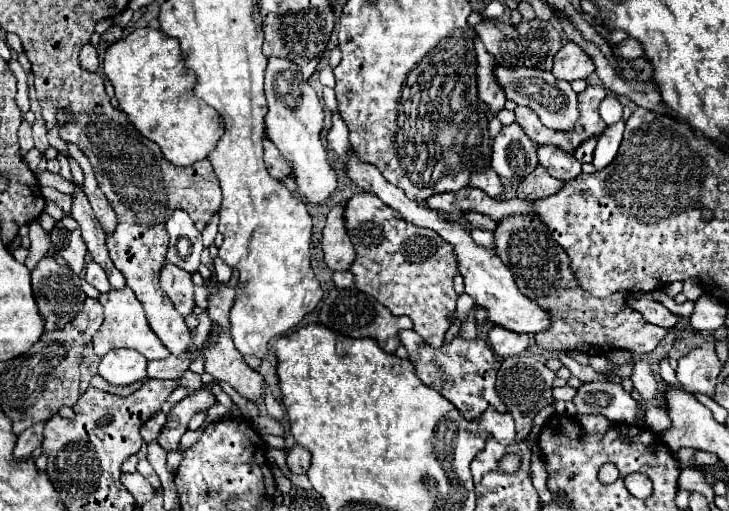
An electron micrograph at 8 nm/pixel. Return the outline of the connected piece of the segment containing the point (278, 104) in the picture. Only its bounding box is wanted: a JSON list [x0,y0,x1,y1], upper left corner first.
[265,56,337,204]

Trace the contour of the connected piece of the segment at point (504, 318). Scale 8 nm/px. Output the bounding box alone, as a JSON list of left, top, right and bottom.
[347,150,551,334]

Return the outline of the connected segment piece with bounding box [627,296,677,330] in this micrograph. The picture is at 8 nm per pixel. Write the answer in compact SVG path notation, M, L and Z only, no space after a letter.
M643 296L643 298L629 298L627 300L627 304L633 308L633 310L637 310L637 312L641 312L643 314L643 318L647 320L647 322L651 322L651 324L655 324L655 326L661 326L661 328L675 328L675 324L677 324L677 316L675 314L671 314L665 306L661 306L659 302L655 302L655 300L651 300L651 296Z

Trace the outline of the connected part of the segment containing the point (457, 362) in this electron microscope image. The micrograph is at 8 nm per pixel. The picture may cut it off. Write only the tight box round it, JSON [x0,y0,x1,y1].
[399,330,505,420]

